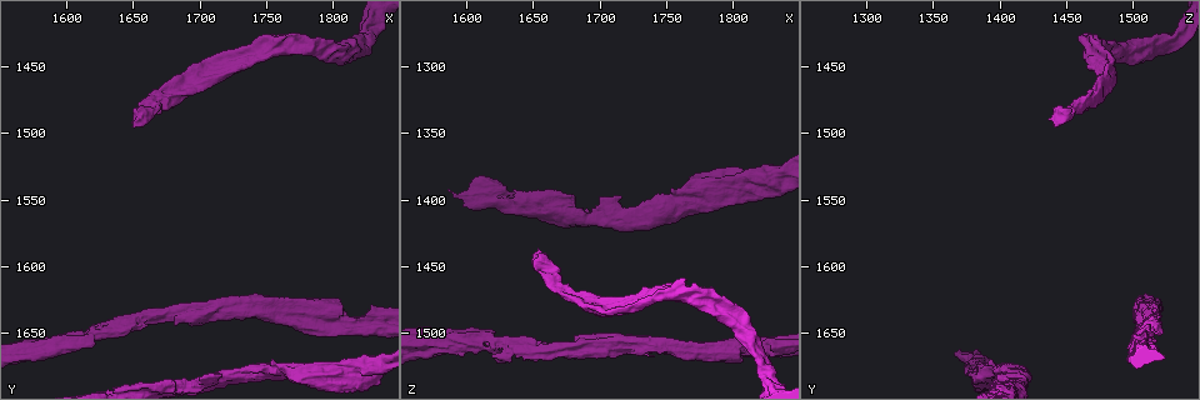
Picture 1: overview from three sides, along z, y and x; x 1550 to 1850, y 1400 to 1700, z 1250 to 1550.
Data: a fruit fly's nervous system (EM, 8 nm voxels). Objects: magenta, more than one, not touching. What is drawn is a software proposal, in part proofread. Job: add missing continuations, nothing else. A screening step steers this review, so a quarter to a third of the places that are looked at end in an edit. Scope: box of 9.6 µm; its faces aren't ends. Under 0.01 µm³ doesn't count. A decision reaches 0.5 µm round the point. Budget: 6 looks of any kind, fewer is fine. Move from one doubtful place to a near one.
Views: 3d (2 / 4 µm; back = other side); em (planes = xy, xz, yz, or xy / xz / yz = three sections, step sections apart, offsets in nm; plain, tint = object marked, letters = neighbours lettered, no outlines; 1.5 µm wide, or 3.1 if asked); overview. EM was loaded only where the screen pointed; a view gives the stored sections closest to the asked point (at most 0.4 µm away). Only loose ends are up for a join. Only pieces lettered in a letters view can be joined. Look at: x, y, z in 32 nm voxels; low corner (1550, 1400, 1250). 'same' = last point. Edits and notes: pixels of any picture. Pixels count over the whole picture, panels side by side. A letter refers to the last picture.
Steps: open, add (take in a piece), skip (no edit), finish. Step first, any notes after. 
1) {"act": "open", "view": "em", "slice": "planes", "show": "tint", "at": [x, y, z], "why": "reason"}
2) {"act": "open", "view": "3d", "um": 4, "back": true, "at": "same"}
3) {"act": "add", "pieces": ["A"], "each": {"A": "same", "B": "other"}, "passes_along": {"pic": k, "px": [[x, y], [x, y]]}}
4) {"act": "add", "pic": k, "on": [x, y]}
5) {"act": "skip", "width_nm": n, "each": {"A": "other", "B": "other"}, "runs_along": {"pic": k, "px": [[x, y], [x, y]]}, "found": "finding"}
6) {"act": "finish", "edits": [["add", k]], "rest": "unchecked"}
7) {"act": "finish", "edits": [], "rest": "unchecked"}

{"act": "open", "view": "em", "slice": "xy", "step": 8, "show": "tint", "at": [1618, 1650, 1518], "why": "stops while still wide"}

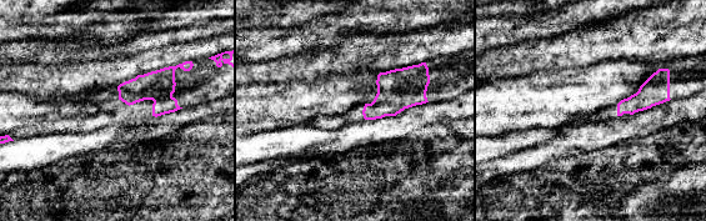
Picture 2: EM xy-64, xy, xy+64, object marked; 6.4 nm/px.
{"act": "open", "view": "em", "slice": "planes", "show": "letters", "at": "same", "why": "cut it another way"}

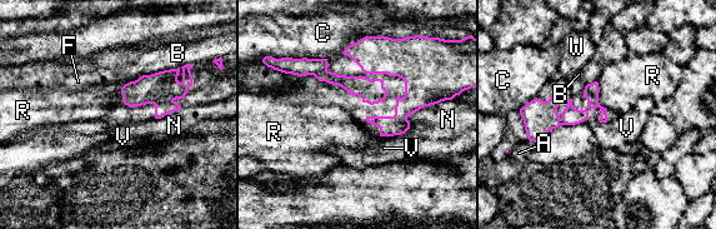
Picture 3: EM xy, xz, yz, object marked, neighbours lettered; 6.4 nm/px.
{"act": "skip", "longest_contact_nm": ["N", 320], "each": {"A": "other", "B": "other", "C": "other", "F": "other", "N": "other", "R": "other", "V": "other", "W": "other"}, "border": {"pic": 3, "px": [[596, 81], [599, 103], [606, 109]]}, "found": "no lettered piece goes on from it"}

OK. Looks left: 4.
{"act": "open", "view": "3d", "um": 2, "at": [1732, 1450, 1470], "why": "an open end"}

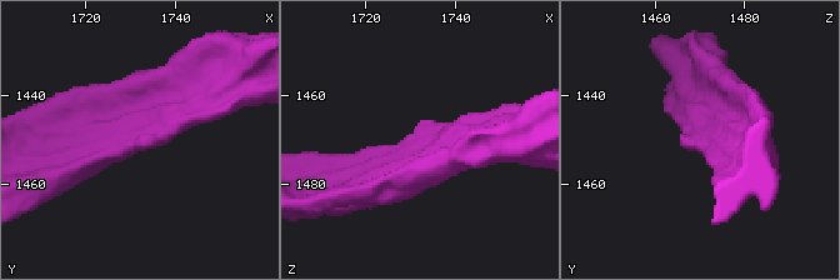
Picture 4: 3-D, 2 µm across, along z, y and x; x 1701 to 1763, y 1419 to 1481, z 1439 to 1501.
{"act": "open", "view": "em", "slice": "planes", "show": "letters", "at": [1730, 1452, 1468]}

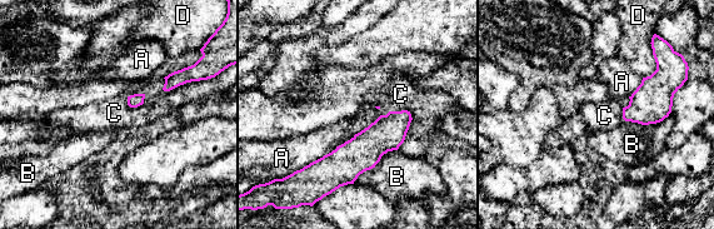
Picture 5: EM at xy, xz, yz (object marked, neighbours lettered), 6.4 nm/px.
{"act": "skip", "each": {"A": "other", "B": "other", "C": "other", "D": "other"}, "found": "no lettered piece goes on from it"}

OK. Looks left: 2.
{"act": "open", "view": "em", "slice": "yz", "step": 8, "show": "tint", "at": [1754, 1674, 1392], "why": "branch stops here"}

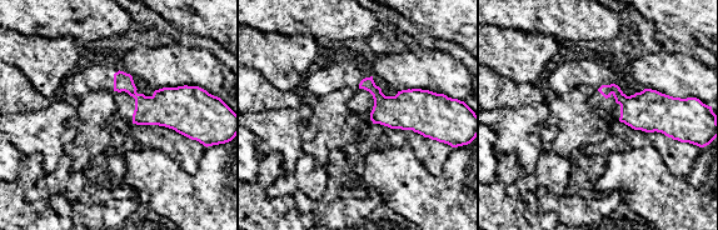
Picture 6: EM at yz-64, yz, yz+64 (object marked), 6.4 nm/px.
{"act": "open", "view": "em", "slice": "planes", "show": "letters", "at": "same"}

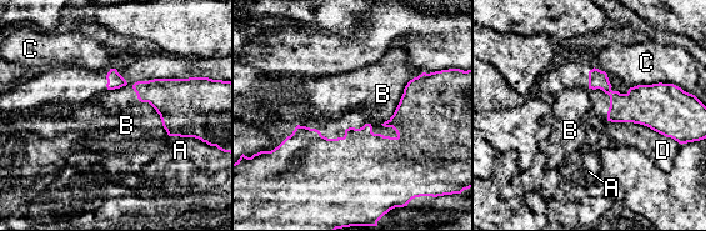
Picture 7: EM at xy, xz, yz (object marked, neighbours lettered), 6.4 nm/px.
{"act": "skip", "longest_contact_nm": ["C", 320], "each": {"A": "other", "B": "other", "C": "other", "D": "other"}, "border": {"pic": 7, "px": [[679, 86], [652, 83], [630, 88]]}, "found": "no lettered piece goes on from it"}

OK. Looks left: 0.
{"act": "finish", "edits": [], "rest": "unchecked"}

